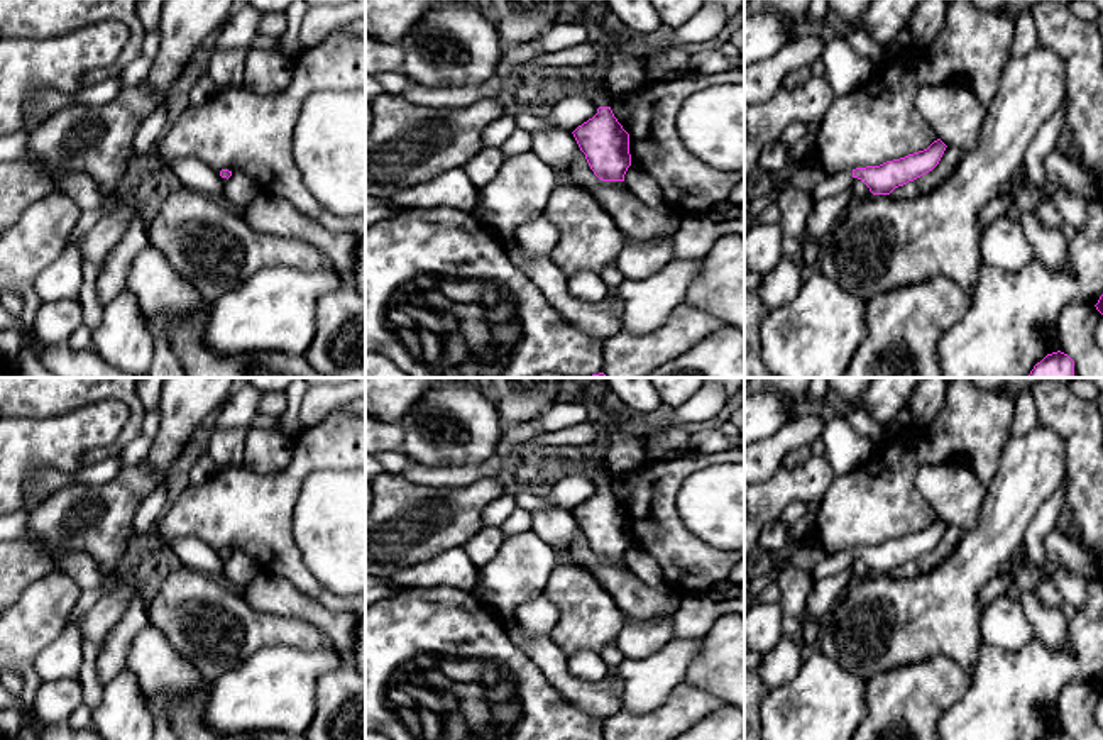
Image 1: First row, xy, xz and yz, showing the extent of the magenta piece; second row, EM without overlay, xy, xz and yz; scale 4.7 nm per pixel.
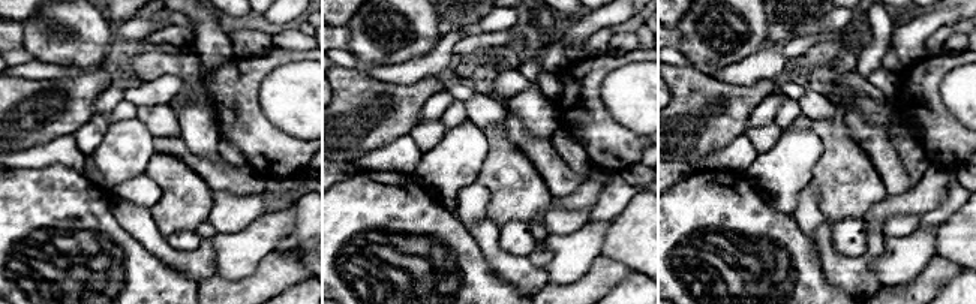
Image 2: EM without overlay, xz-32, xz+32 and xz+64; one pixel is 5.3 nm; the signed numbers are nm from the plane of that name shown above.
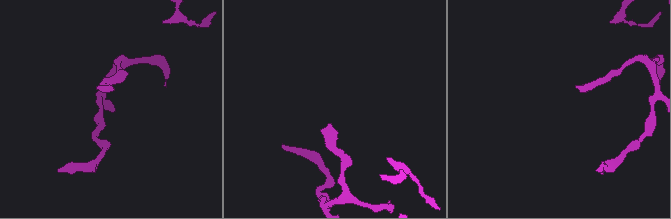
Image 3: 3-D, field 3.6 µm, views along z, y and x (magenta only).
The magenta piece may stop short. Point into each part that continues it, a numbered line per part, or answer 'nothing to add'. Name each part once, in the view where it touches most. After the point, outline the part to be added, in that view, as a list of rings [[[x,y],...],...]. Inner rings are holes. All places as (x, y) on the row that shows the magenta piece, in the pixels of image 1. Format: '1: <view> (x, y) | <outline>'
1: xz (601, 99) | [[[607,86],[601,91],[597,91],[592,98],[594,105],[599,107],[611,107],[612,95],[609,93]]]

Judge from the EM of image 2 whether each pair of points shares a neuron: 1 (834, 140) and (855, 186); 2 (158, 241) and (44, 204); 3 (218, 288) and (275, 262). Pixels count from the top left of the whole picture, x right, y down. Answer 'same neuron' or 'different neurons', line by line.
1: same neuron
2: different neurons
3: same neuron

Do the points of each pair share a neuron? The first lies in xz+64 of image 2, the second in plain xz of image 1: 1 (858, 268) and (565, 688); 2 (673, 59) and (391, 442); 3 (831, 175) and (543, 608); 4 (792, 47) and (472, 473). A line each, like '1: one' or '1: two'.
1: one
2: two
3: two
4: two

